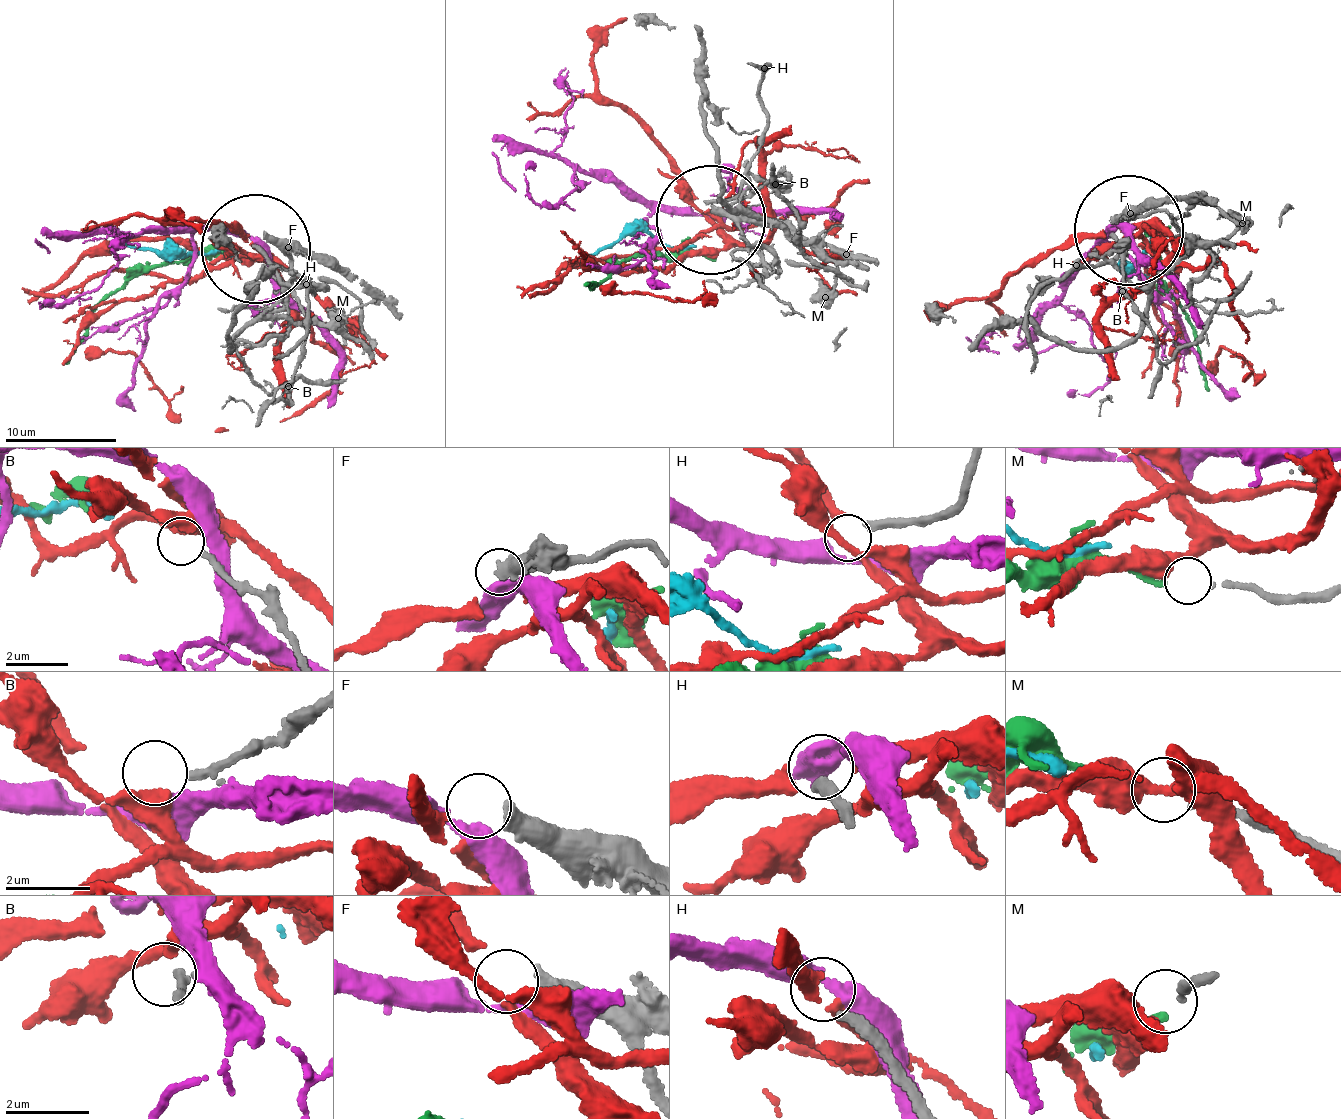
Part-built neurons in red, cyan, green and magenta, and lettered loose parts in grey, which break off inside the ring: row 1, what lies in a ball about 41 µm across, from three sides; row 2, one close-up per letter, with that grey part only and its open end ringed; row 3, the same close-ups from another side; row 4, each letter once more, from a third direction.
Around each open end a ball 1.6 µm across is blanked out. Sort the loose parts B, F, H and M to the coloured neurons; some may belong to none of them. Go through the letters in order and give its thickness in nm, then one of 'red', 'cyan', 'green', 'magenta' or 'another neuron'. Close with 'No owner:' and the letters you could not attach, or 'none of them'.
B: 200 nm thick; another neuron
F: 480 nm thick; another neuron
H: 280 nm thick; another neuron
M: 160 nm thick; green
No owner: B, F, H

